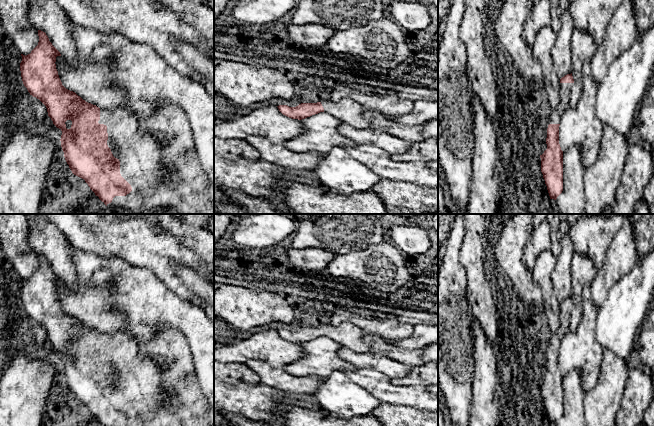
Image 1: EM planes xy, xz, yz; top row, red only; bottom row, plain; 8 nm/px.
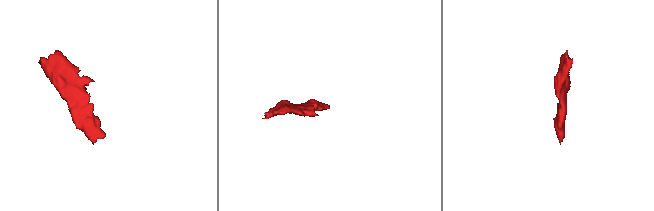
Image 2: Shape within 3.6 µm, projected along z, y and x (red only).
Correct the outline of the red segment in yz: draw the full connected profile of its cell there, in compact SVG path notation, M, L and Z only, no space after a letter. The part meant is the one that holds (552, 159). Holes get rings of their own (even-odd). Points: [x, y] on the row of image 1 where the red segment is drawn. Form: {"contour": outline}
{"contour": "M567 74L560 79L560 100L552 110L547 128L547 149L541 158L541 172L547 186L550 199L556 200L563 191L563 151L559 144L559 126L562 113L570 107L571 88L574 79Z"}

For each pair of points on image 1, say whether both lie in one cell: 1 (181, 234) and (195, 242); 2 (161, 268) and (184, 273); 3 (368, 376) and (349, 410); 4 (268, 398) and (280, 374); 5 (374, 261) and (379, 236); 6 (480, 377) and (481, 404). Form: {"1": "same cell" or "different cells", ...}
{"1": "same cell", "2": "different cells", "3": "different cells", "4": "different cells", "5": "different cells", "6": "same cell"}

